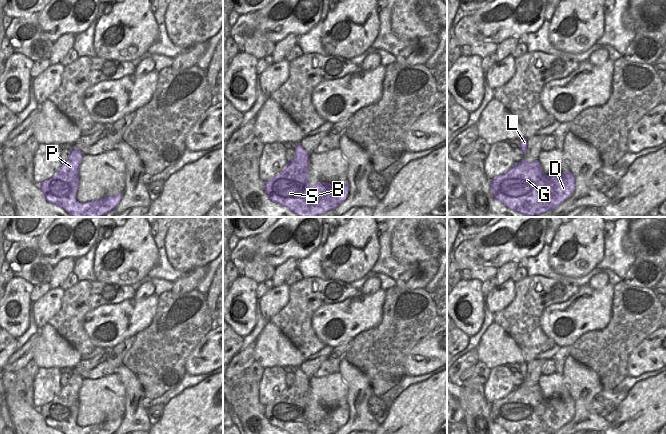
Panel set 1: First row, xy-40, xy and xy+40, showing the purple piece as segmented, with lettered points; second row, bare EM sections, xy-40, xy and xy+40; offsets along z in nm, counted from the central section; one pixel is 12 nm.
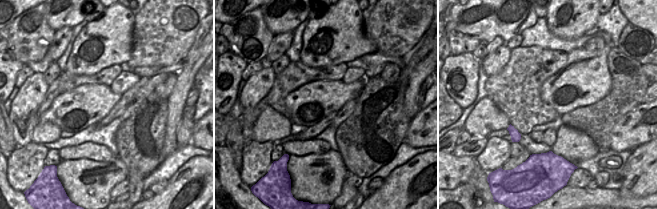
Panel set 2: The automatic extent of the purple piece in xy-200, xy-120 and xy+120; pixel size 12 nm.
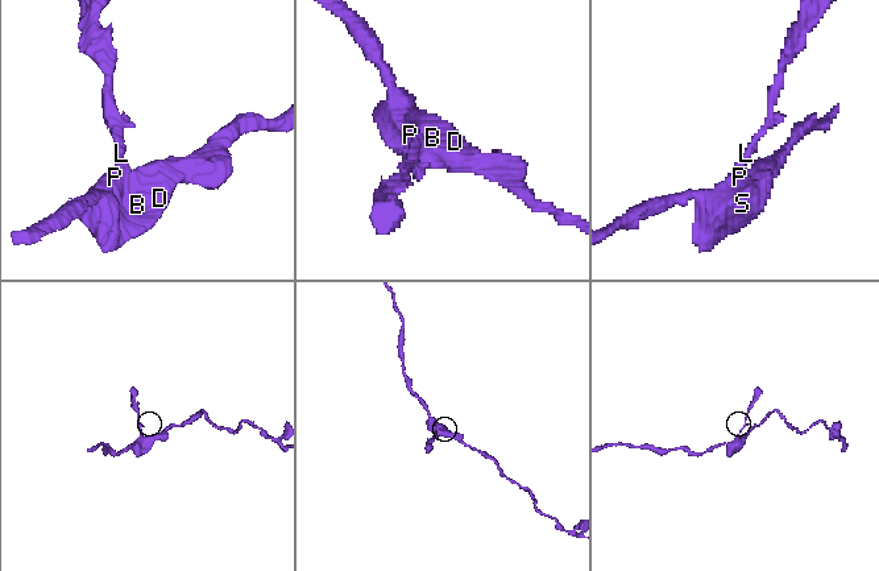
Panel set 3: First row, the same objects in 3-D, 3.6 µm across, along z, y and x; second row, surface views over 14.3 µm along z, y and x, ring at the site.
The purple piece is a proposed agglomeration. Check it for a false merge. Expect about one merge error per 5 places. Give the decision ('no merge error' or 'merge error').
no merge error

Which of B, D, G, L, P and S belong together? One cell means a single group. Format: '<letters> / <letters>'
B D G L P S

